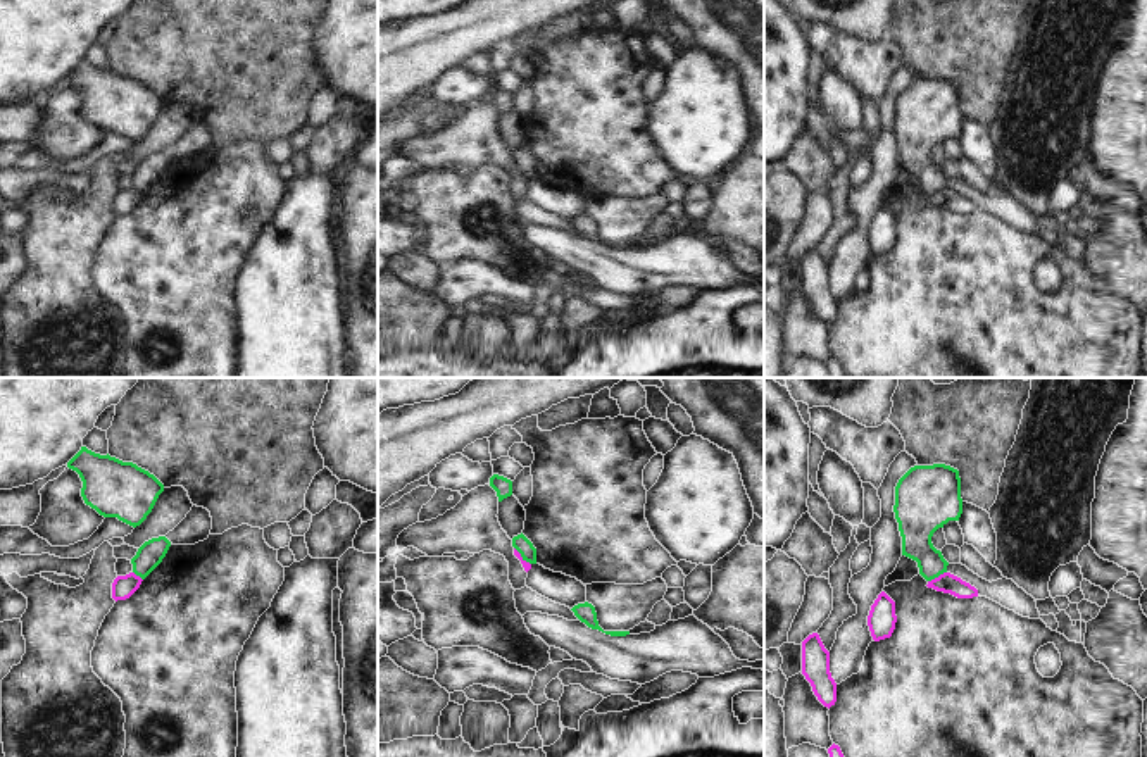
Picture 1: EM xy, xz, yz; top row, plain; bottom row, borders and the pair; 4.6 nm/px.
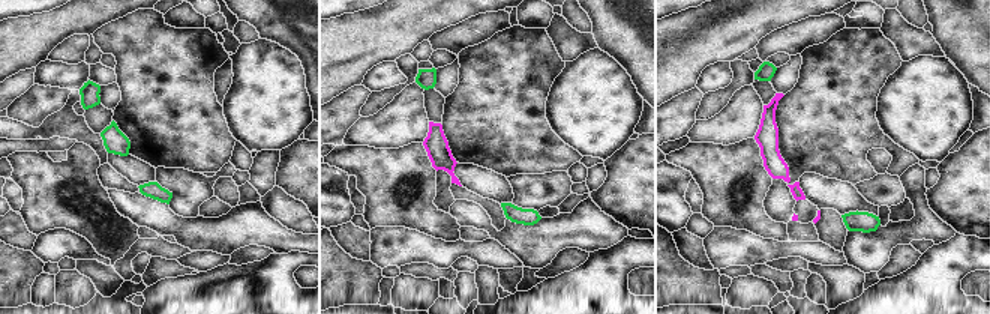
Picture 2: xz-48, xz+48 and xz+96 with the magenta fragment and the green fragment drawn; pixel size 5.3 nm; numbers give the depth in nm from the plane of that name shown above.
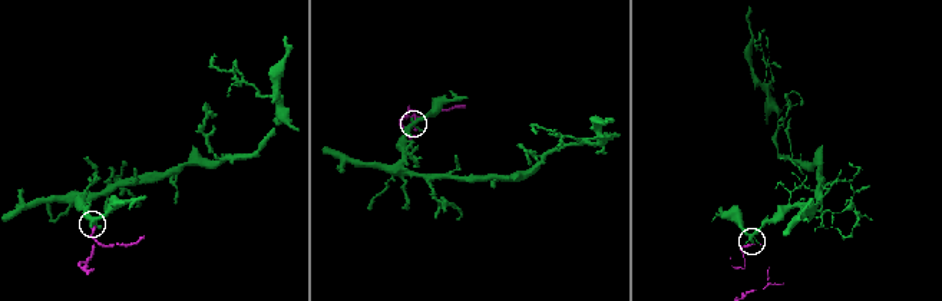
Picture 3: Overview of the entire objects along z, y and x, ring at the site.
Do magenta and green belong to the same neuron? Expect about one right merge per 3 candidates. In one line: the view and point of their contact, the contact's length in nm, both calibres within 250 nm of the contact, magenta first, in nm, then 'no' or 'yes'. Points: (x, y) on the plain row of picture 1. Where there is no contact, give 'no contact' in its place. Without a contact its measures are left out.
yz (939, 190) | 100 nm | 90/160 nm | no

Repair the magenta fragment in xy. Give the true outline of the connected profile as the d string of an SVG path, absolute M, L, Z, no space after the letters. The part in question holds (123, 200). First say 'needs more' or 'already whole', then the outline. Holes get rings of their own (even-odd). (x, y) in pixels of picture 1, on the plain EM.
already whole | M135 186L117 190L112 197L112 212L116 216L129 212L140 202L141 195Z

